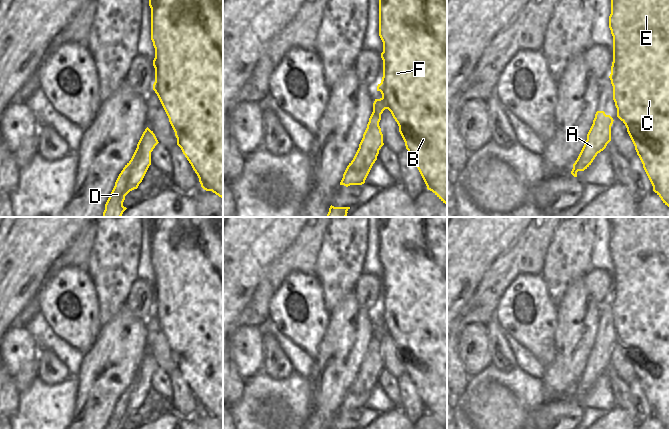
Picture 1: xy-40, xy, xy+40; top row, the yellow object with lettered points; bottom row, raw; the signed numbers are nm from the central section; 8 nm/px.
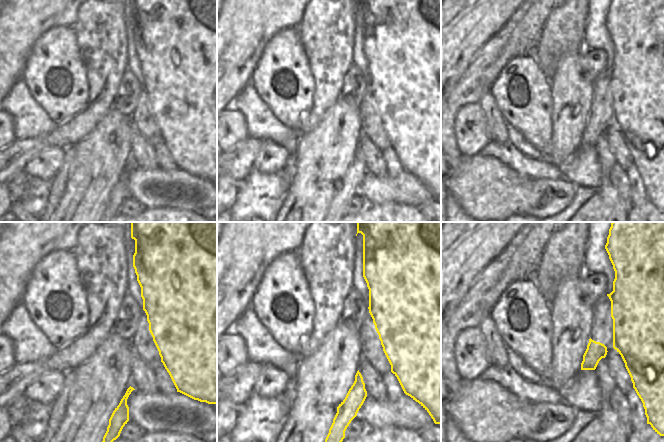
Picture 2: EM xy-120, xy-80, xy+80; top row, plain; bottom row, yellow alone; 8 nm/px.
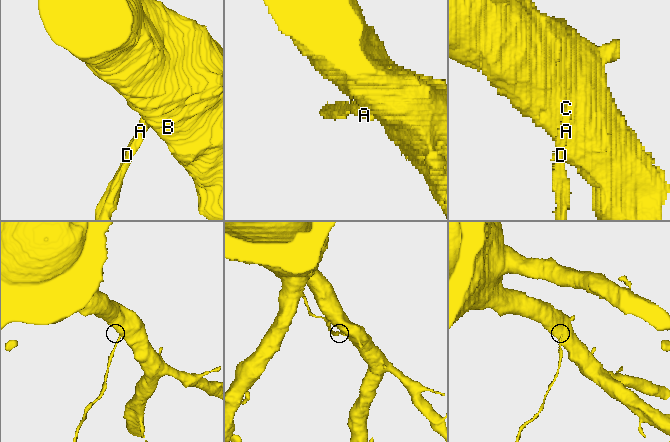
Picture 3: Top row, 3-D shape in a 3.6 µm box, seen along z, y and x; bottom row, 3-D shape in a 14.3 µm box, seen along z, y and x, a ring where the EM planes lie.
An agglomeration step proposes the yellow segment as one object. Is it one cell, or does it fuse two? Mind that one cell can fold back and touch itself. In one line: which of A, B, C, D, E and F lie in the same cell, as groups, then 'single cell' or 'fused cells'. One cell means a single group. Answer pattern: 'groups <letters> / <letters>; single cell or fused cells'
groups A D / B C E F; fused cells

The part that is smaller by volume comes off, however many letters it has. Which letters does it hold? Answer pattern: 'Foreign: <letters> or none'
Foreign: A, D

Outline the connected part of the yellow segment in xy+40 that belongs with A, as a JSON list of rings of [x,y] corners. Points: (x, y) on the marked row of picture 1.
[[[597,111],[593,124],[587,134],[587,140],[573,164],[571,174],[577,177],[578,171],[587,169],[598,153],[603,151],[611,141],[611,126],[613,118],[606,115],[604,111]]]

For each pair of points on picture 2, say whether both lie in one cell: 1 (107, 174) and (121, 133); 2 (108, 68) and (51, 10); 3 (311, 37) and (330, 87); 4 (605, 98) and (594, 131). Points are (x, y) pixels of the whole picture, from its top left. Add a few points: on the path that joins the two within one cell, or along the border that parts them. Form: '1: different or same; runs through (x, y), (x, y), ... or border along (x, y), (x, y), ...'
1: same; runs through (107, 164), (107, 156), (118, 143)
2: different; border along (79, 10), (76, 22), (69, 26)
3: same; runs through (322, 49), (328, 55), (328, 75)
4: same; runs through (602, 106), (601, 117), (597, 123)

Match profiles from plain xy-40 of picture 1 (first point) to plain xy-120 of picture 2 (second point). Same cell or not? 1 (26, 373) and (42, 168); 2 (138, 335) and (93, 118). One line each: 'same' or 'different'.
1: different
2: different

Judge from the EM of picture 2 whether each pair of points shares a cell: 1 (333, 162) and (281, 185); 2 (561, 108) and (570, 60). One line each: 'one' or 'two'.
1: two
2: one

